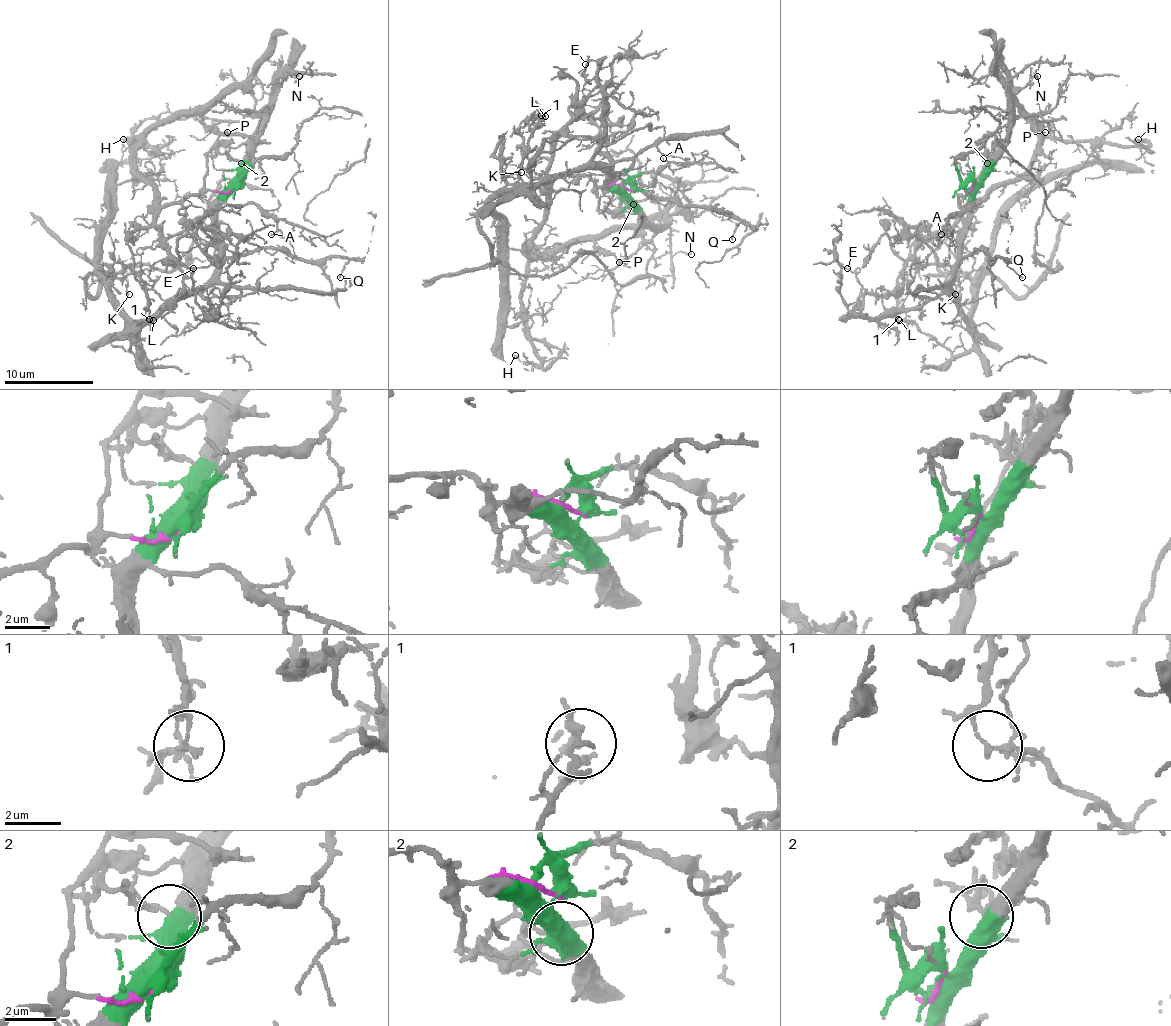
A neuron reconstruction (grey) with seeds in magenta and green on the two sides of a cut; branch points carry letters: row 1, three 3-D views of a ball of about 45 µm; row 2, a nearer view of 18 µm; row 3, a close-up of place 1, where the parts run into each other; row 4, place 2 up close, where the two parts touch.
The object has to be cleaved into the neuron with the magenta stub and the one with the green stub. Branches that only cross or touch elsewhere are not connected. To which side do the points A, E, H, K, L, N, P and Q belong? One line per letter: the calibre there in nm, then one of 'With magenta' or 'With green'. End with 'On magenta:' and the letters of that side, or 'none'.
A: Thickness 110 nm. With green
E: Thickness 100 nm. With green
H: Thickness 120 nm. With magenta
K: Thickness 120 nm. With green
L: Thickness 150 nm. With green
N: Thickness 150 nm. With green
P: Thickness 120 nm. With magenta
Q: Thickness 100 nm. With green
On magenta: H, P

